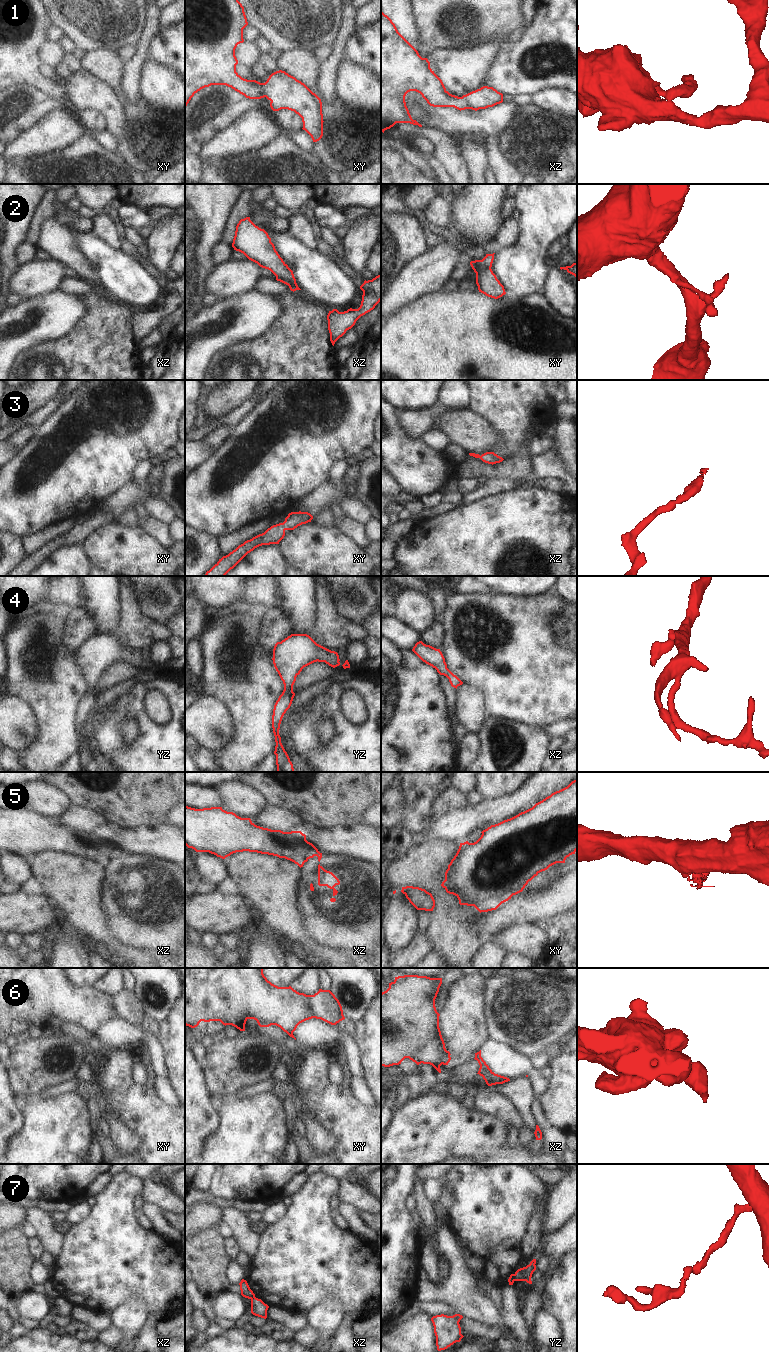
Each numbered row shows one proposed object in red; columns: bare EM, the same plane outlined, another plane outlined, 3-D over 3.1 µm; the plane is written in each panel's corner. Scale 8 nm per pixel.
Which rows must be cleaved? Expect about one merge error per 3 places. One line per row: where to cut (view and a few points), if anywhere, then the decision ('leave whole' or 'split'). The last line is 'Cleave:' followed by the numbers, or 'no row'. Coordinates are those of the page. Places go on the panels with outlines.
1: cut none; leave whole
2: cut xy (490, 267), (474, 270); split
3: cut none; leave whole
4: cut none; leave whole
5: cut xz (318, 851), (315, 855); split
6: cut xz (477, 1052), (488, 1068); split
7: cut xz (254, 1296), (251, 1299); split
Cleave: 2, 5, 6, 7

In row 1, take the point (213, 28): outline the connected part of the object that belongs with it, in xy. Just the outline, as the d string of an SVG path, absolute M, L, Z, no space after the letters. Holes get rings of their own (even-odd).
M185 0L185 108L194 94L201 89L211 85L226 85L249 99L266 97L271 101L270 107L273 111L294 111L302 118L302 129L311 136L313 142L319 141L323 136L322 102L304 83L282 70L272 73L265 83L244 79L236 72L238 60L235 49L244 42L243 29L247 25L244 7L238 0Z

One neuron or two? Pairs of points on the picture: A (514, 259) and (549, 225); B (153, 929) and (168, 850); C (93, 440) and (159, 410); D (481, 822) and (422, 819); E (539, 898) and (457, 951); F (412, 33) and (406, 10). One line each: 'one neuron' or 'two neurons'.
A: one neuron
B: two neurons
C: one neuron
D: two neurons
E: two neurons
F: one neuron

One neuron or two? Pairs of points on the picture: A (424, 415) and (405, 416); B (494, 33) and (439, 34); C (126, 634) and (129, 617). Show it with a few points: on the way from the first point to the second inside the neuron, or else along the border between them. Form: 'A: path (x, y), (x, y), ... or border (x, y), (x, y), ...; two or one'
A: path (419, 416), (410, 416); one
B: path (480, 33), (453, 33); one
C: path (129, 630), (129, 621); one

